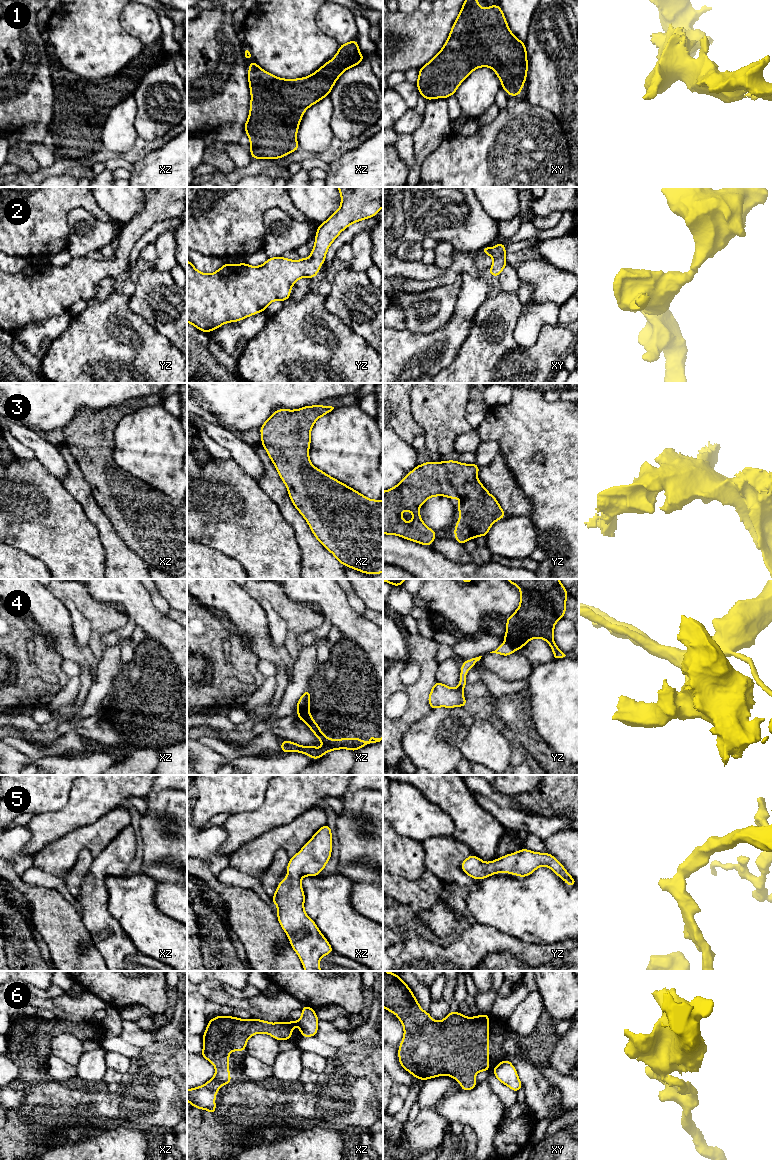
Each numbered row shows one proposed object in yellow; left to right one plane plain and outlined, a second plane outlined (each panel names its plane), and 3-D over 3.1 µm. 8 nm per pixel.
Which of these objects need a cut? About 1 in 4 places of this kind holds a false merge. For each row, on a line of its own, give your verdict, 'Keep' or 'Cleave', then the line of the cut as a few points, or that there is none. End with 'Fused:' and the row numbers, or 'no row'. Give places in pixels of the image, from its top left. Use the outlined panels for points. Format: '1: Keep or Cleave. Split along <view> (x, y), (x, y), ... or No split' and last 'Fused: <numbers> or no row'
1: Keep. No split
2: Keep. No split
3: Keep. No split
4: Cleave. Split along yz (505, 641), (515, 649)
5: Keep. No split
6: Cleave. Split along xz (296, 1021), (298, 1024)
Fused: 4, 6

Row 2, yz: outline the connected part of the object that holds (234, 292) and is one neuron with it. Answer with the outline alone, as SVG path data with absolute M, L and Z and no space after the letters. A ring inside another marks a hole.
M337 187L341 205L323 224L318 225L314 248L309 258L299 261L280 257L267 258L260 266L226 263L212 274L199 272L187 260L187 322L208 333L225 323L241 321L265 311L275 301L286 301L291 287L302 277L314 278L325 262L326 253L338 235L352 223L371 218L383 207L383 187Z

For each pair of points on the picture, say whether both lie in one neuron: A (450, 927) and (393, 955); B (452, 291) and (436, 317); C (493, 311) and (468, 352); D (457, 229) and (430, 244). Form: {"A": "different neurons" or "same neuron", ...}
{"A": "different neurons", "B": "same neuron", "C": "same neuron", "D": "different neurons"}

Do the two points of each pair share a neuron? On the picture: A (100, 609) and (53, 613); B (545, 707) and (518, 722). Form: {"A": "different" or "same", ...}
{"A": "different", "B": "different"}

